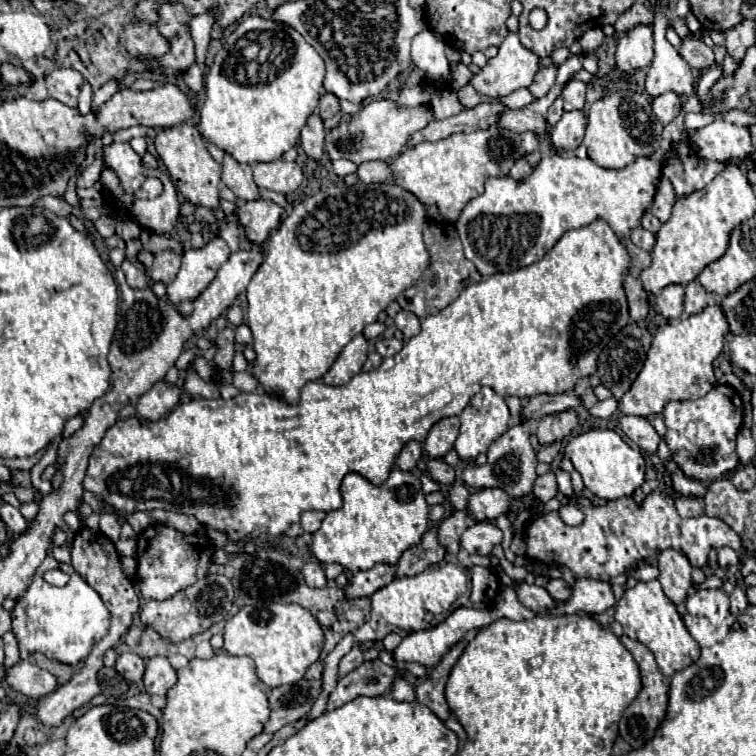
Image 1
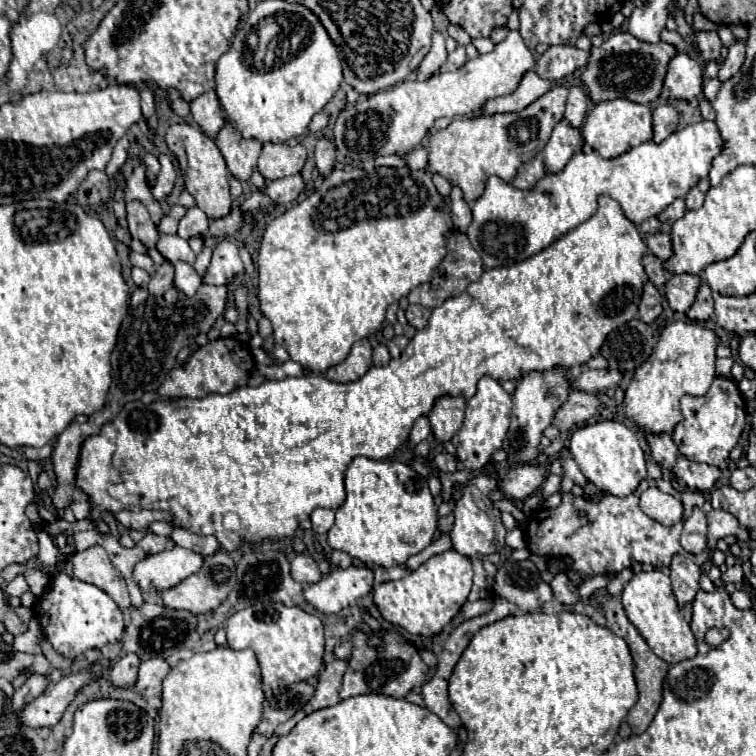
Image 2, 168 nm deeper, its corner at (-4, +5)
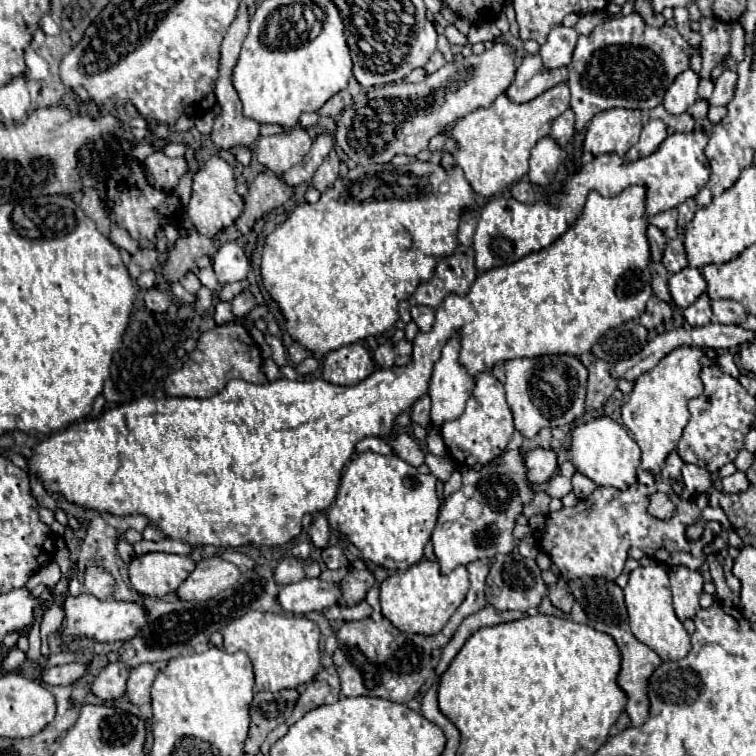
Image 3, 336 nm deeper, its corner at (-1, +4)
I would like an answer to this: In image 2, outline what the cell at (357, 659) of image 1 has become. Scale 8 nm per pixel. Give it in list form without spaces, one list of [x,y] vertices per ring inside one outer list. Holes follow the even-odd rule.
[[[330,661],[326,663],[324,671],[318,675],[318,685],[316,685],[316,693],[312,697],[312,701],[308,701],[308,705],[304,705],[300,711],[296,711],[294,717],[290,717],[286,723],[276,727],[276,735],[286,735],[300,719],[304,719],[306,715],[336,705],[340,701],[338,691],[342,685],[342,675],[346,671],[346,661]]]

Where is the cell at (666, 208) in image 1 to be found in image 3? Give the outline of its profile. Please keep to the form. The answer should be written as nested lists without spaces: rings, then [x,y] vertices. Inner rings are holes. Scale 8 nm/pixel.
[[[671,208],[671,210],[665,210],[661,214],[655,214],[651,220],[651,224],[655,224],[669,240],[671,238],[677,238],[679,236],[679,226],[677,226],[677,208]]]

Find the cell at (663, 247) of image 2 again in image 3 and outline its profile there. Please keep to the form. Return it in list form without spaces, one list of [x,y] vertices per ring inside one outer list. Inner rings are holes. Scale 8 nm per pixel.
[[[681,238],[669,240],[669,242],[665,244],[661,264],[663,264],[663,266],[669,270],[669,274],[675,274],[675,272],[679,272],[679,270],[683,270],[683,268],[687,266],[687,258],[685,258],[685,246],[683,246]]]

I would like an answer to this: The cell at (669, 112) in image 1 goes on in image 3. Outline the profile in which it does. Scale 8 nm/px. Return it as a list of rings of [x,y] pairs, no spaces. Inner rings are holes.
[[[649,120],[641,130],[639,142],[625,154],[625,160],[633,162],[637,158],[643,158],[645,154],[653,154],[653,150],[657,150],[657,146],[661,146],[665,138],[667,138],[667,124],[663,120]]]

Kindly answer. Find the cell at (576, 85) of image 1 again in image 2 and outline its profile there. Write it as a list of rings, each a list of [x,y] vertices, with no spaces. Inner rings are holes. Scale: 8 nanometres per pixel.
[[[572,87],[570,89],[570,95],[568,95],[568,101],[566,101],[566,113],[564,113],[564,119],[580,129],[582,123],[584,123],[584,117],[586,117],[586,109],[588,109],[588,99],[586,99],[586,93],[582,87]]]

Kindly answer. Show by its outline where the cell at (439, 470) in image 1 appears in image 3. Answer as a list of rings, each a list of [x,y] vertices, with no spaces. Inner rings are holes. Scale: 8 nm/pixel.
[[[427,454],[427,456],[425,456],[425,464],[429,466],[431,474],[433,474],[435,478],[439,478],[441,482],[445,482],[445,480],[451,476],[451,472],[455,472],[455,464],[453,464],[453,460],[447,458],[447,456]]]

